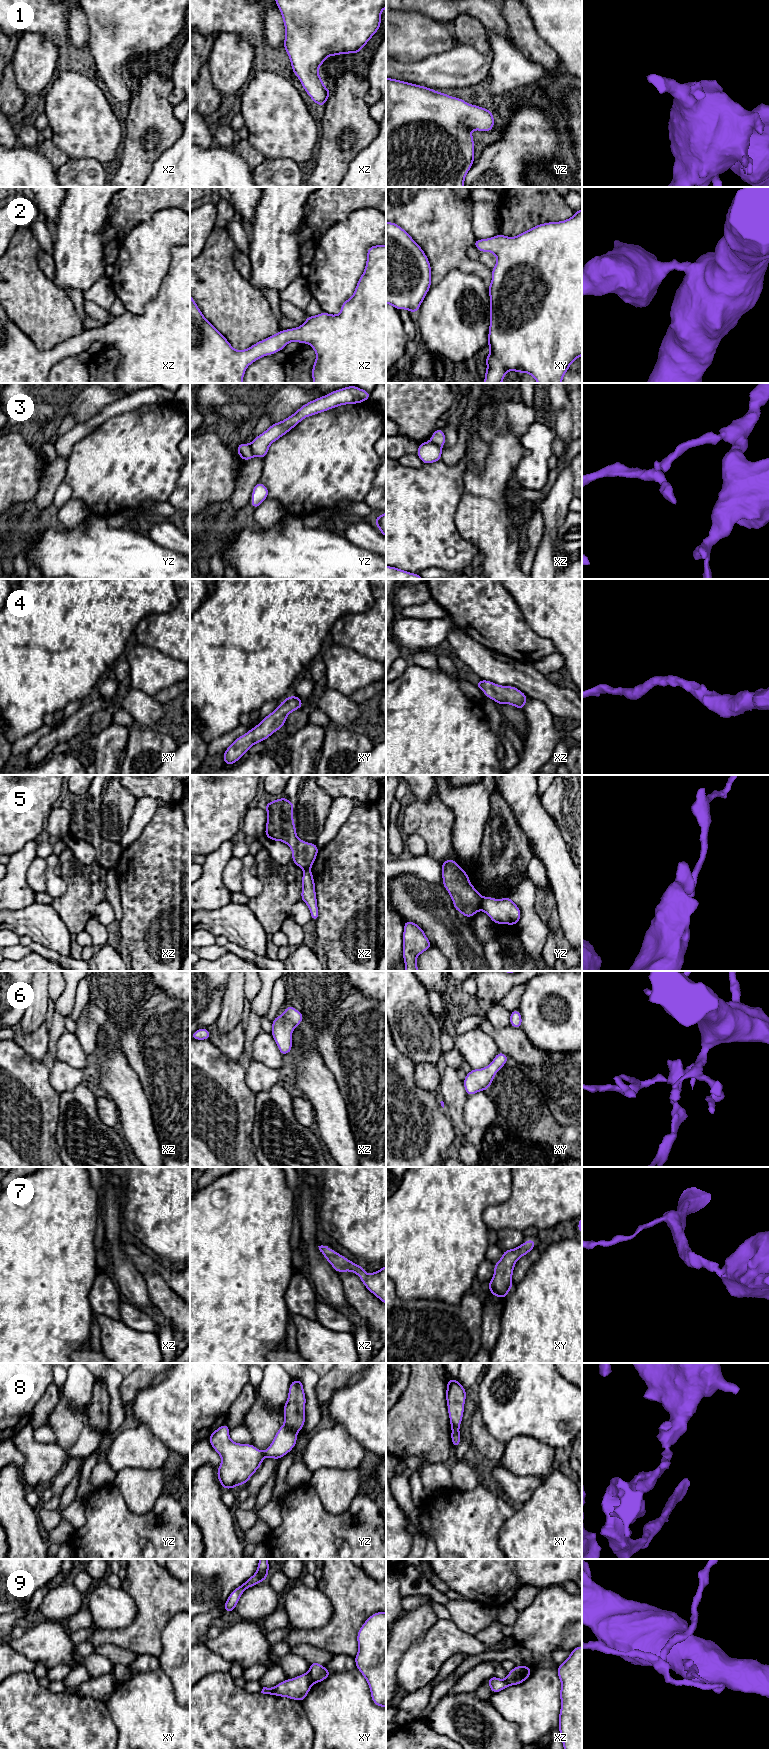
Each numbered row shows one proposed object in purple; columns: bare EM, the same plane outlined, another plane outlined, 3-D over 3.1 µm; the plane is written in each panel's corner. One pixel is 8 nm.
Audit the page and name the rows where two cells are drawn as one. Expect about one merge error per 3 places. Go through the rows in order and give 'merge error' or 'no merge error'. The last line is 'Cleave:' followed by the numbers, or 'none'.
1: no merge error
2: no merge error
3: merge error
4: no merge error
5: merge error
6: no merge error
7: no merge error
8: merge error
9: merge error
Cleave: 3, 5, 8, 9

